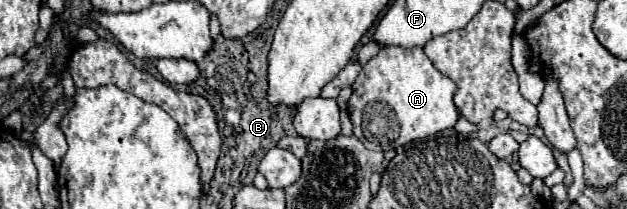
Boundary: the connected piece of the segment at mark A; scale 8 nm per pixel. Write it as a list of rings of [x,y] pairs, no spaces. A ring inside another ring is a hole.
[[[386,45],[362,67],[362,73],[352,85],[348,113],[354,135],[372,151],[390,151],[438,131],[452,129],[460,119],[460,111],[454,105],[456,91],[458,85],[432,65],[422,47],[404,49]]]

